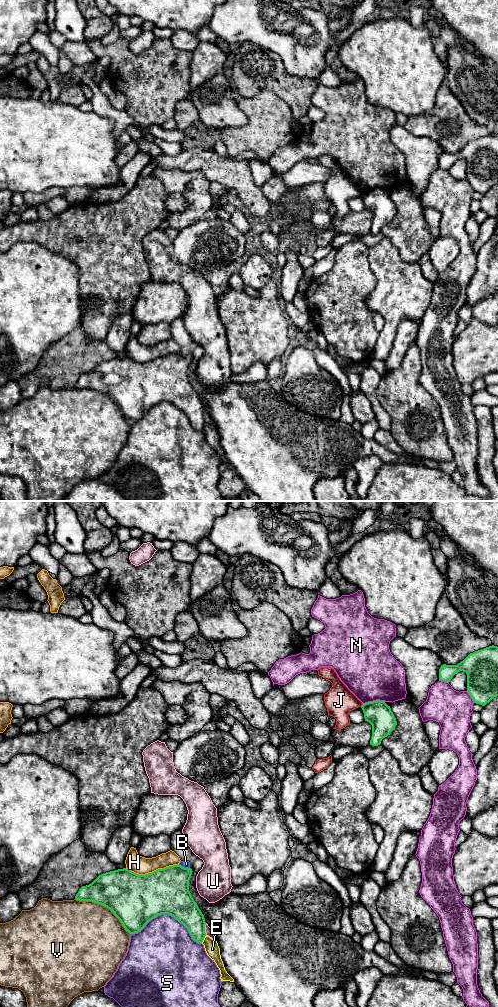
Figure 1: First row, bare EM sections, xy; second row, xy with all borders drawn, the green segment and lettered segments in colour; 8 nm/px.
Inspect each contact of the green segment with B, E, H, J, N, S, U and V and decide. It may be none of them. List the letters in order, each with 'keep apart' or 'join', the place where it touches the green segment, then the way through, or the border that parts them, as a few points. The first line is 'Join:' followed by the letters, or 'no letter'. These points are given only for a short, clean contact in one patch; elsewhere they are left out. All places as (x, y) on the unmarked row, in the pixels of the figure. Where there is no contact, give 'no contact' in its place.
Join: no letter
B: keep apart; meets green in xy at (183, 355); border along xy (179, 352), (189, 356)
E: keep apart; meets green in xy at (203, 427)
H: keep apart; meets green in xy at (152, 360)
J: keep apart; meets green in xy at (362, 193); border along xy (363, 192), (360, 194)
N: keep apart; meets green in xy at (374, 189)
S: keep apart; meets green in xy at (168, 402)
U: keep apart; meets green in xy at (204, 417)
V: keep apart; meets green in xy at (105, 394)

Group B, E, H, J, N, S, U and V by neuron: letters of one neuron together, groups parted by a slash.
B / E / H J / N / S / U / V

